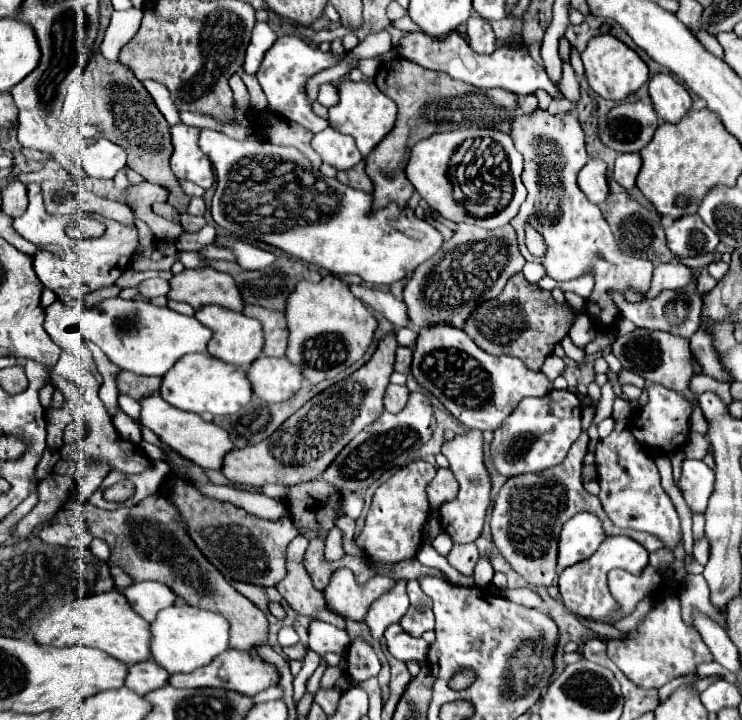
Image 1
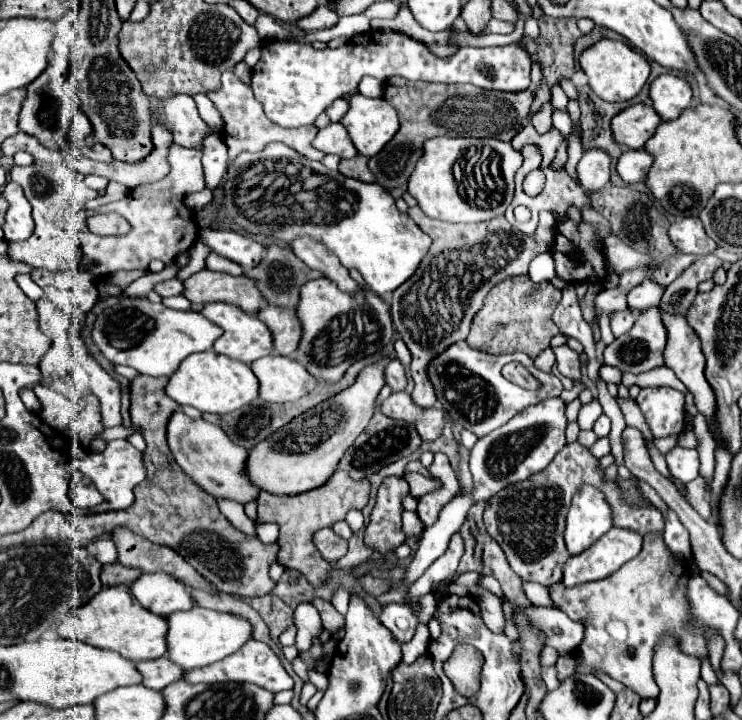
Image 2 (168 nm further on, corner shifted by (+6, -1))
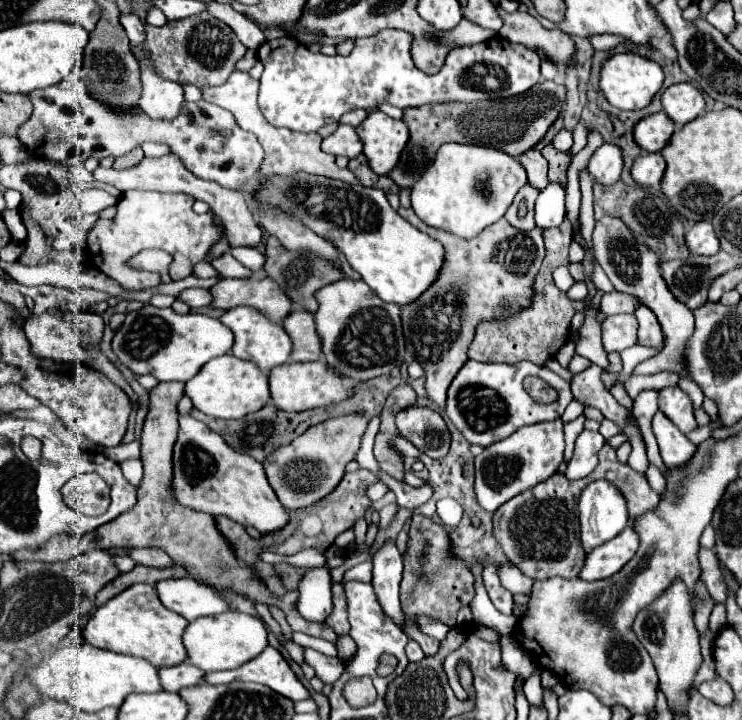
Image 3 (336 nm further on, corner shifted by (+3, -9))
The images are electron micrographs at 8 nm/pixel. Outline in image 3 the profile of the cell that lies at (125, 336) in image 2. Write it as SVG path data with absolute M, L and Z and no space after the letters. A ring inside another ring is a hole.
M144 304L138 312L128 312L124 324L120 326L120 330L114 334L114 342L112 342L112 350L118 356L118 360L122 364L126 364L134 374L152 374L162 382L188 382L192 376L196 376L200 372L200 368L222 354L228 354L230 348L234 344L234 334L228 326L224 326L218 318L212 318L208 314L200 314L200 312L188 312L184 316L176 314L172 308L154 308L150 304Z

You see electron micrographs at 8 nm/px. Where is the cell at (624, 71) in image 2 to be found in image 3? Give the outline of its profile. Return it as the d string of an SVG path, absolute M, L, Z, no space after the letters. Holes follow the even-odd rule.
M614 54L610 56L600 74L600 88L606 94L608 102L620 110L640 110L646 108L656 92L662 88L664 82L664 72L658 62L648 60L638 54Z

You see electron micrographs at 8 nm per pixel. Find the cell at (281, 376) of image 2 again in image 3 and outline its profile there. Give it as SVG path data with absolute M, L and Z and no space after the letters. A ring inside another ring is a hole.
M288 362L270 372L270 394L274 404L284 412L304 412L320 406L334 406L354 394L354 388L344 382L340 372L332 372L328 364L320 362Z

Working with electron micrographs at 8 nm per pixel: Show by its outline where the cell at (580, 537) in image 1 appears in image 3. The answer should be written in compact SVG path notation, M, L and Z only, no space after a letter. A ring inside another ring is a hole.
M608 480L590 482L582 490L578 512L582 544L586 552L612 540L628 526L628 508L624 504L624 494Z

